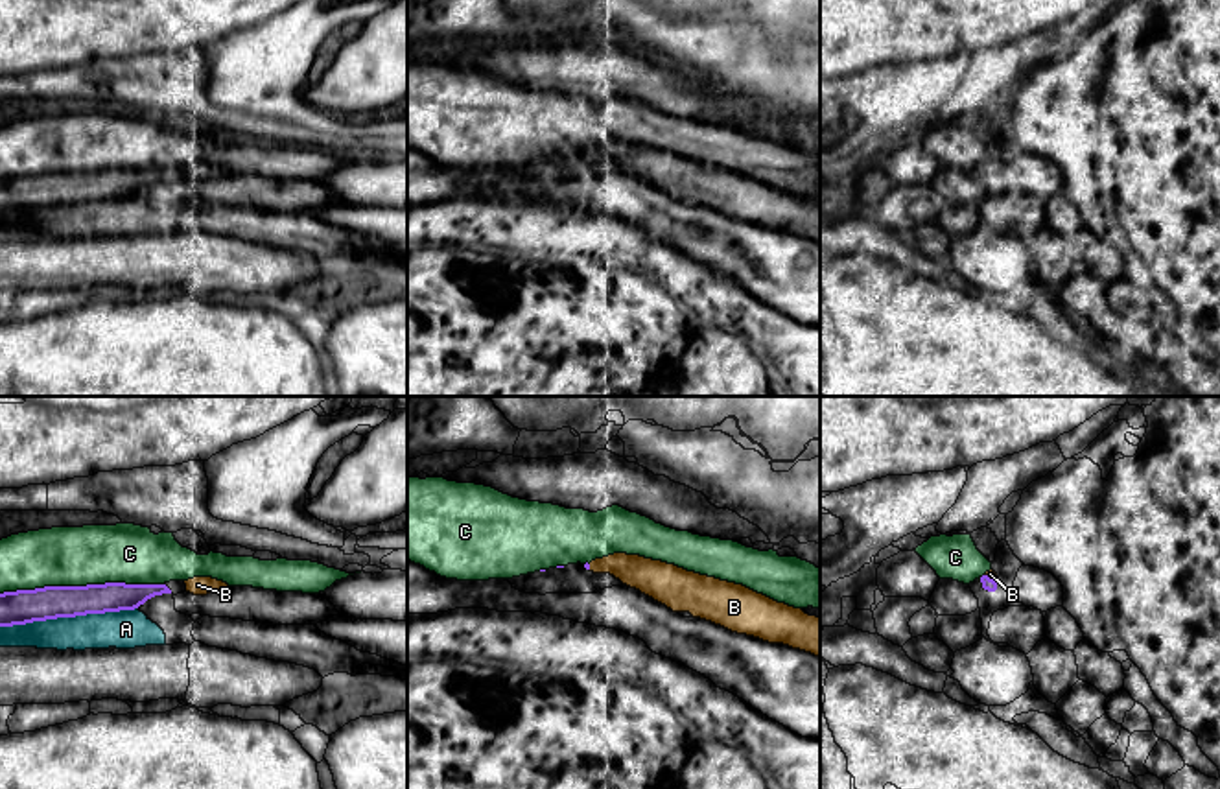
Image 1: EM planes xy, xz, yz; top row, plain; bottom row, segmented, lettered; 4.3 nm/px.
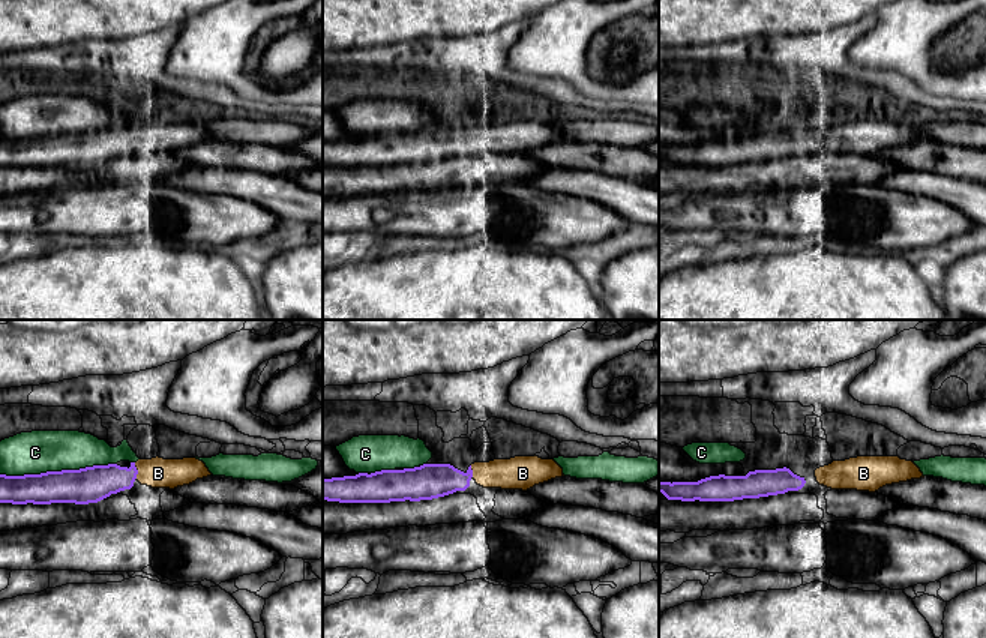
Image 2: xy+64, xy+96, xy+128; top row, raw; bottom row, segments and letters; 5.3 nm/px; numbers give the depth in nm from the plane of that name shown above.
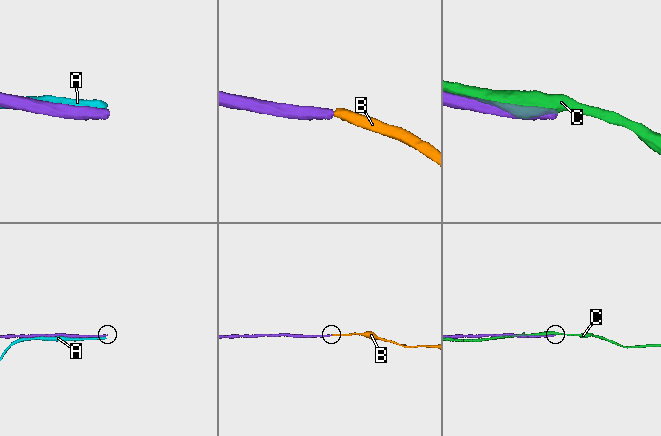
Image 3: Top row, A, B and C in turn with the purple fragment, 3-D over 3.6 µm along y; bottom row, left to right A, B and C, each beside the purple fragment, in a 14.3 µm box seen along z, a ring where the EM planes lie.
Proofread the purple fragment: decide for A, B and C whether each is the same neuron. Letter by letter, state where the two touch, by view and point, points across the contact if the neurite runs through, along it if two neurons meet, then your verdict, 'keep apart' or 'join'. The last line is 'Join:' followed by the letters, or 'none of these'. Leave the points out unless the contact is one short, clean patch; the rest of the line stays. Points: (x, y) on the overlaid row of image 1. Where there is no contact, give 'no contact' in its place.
A: contact xy (69, 616); keep apart
B: contact yz (992, 579); join
C: contact xy (82, 587); keep apart
Join: B

